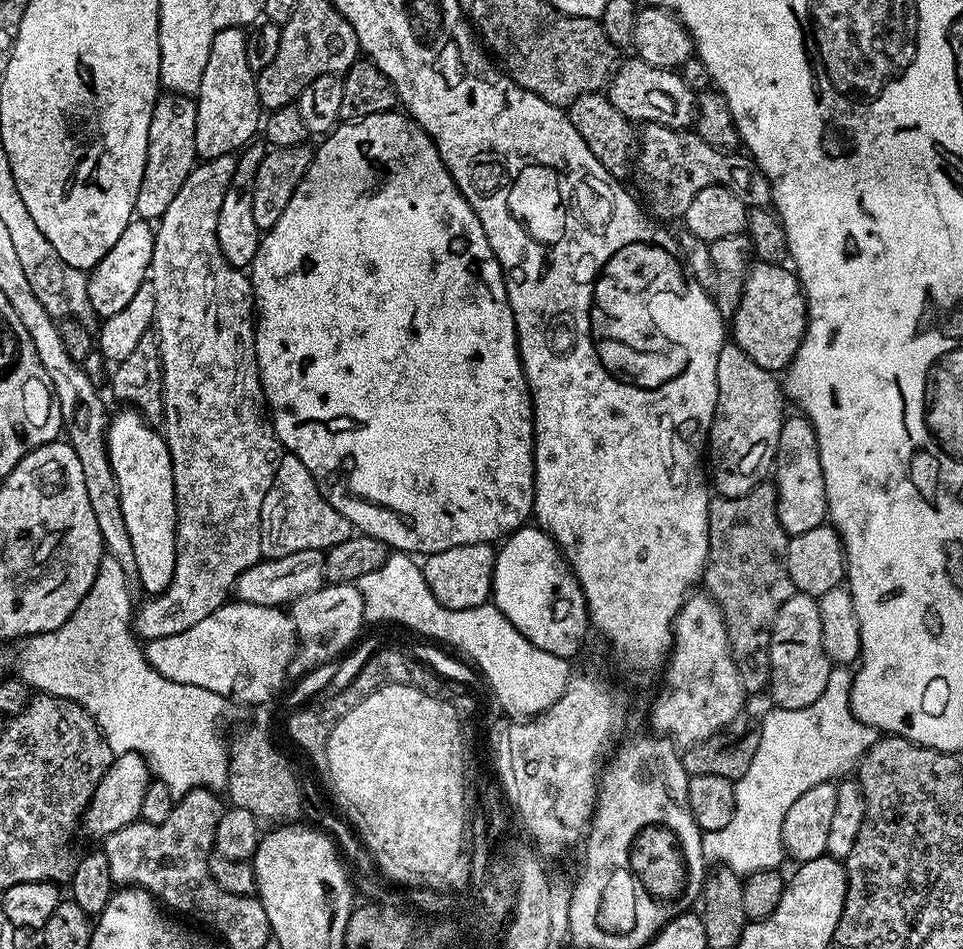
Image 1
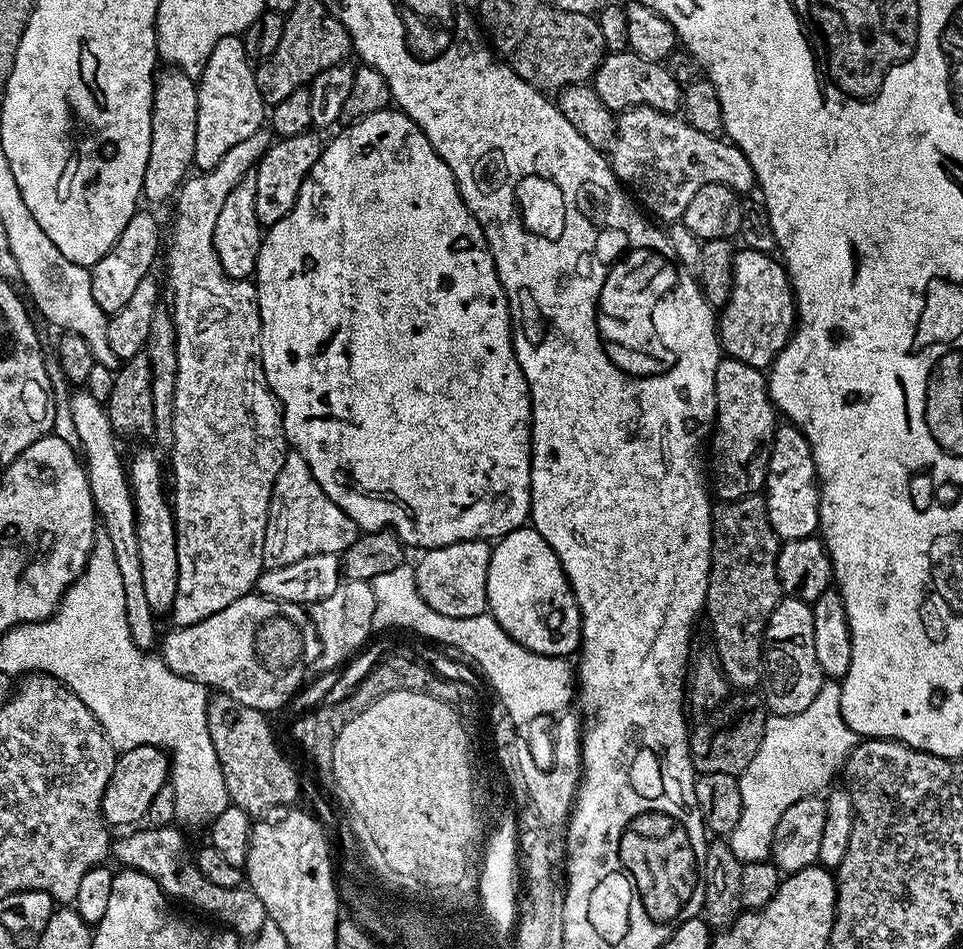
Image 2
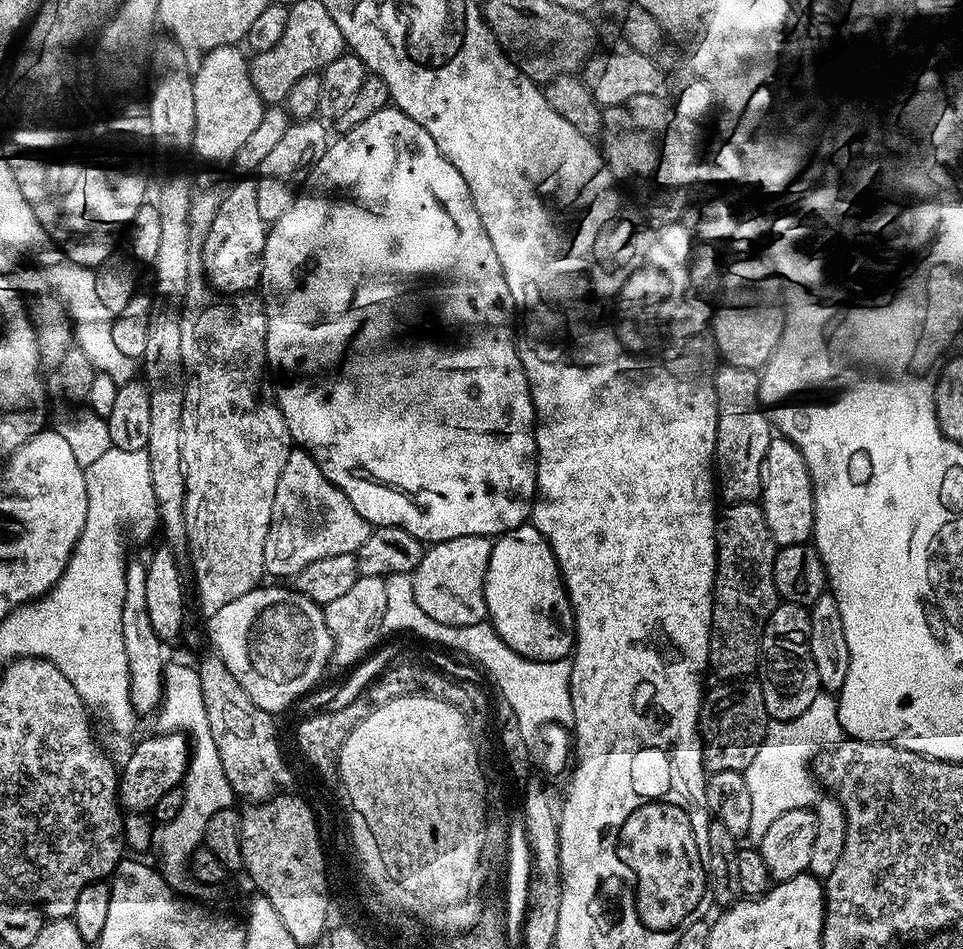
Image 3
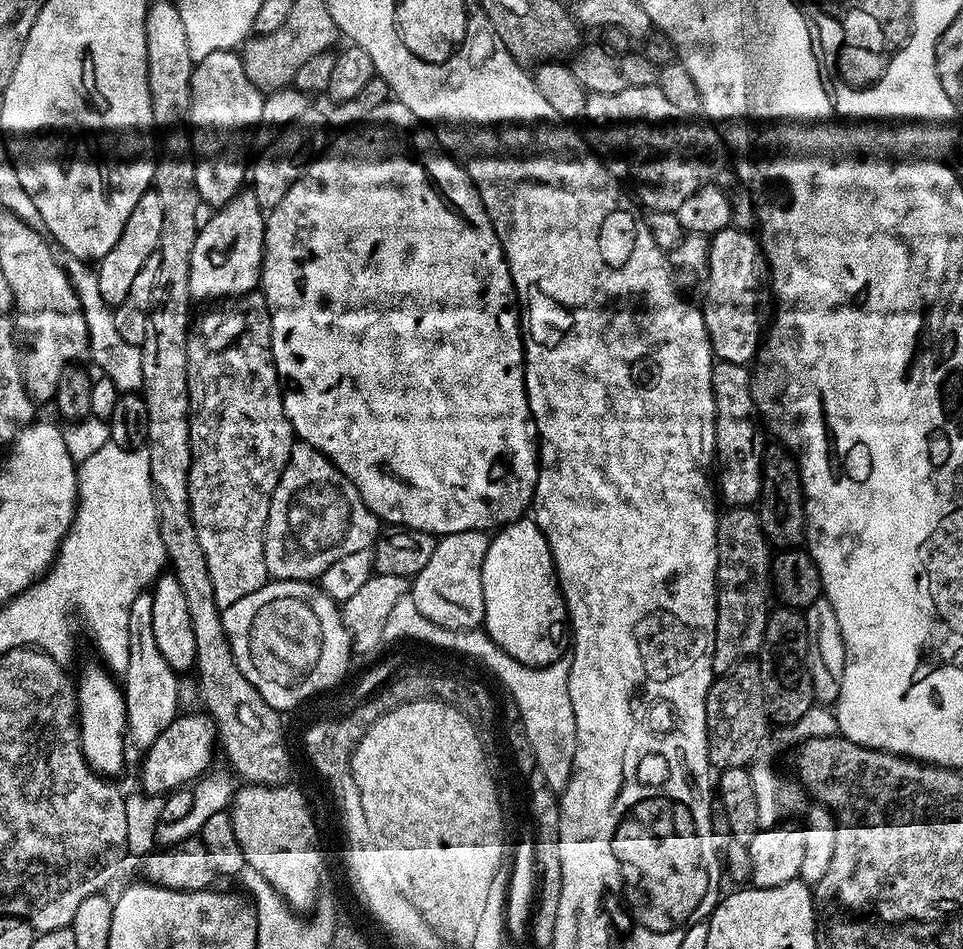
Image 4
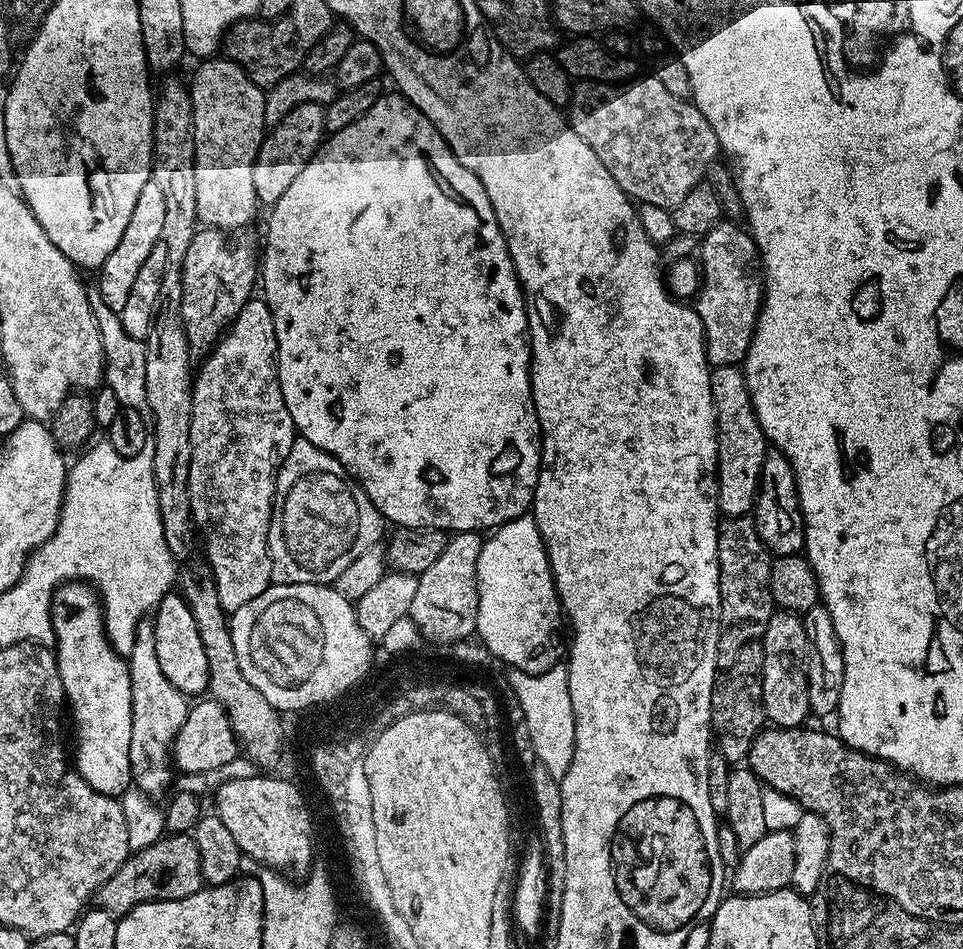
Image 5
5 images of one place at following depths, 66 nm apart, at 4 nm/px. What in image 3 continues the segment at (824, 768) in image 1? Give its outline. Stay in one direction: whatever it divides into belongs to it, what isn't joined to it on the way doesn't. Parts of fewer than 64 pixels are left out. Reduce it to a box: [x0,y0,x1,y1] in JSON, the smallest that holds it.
[743,691,845,842]

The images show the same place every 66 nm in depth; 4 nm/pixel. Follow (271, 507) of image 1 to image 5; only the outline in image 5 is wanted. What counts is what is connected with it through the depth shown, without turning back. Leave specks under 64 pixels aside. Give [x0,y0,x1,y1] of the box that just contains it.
[268,438,386,585]

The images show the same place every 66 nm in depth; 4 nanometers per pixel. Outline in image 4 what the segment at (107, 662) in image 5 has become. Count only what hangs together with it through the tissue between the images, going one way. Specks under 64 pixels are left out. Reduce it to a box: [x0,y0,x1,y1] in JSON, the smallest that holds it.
[75,666,128,778]

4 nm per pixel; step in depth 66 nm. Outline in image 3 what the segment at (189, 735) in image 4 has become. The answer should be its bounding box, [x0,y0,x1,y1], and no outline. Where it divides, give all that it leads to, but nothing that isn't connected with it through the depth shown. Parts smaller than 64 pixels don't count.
[118,732,190,813]

